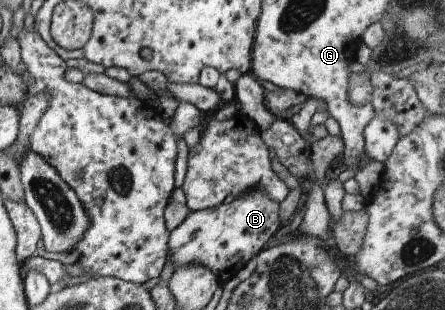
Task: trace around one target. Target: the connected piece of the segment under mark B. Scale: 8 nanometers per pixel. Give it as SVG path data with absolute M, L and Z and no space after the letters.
M253 188L253 190L247 190L237 197L228 199L220 206L189 212L189 216L170 233L168 260L173 262L174 268L187 266L187 264L207 266L213 274L217 274L223 284L223 274L235 276L242 268L245 268L249 260L257 257L267 241L272 239L280 229L279 209L279 202L271 200L261 188Z

